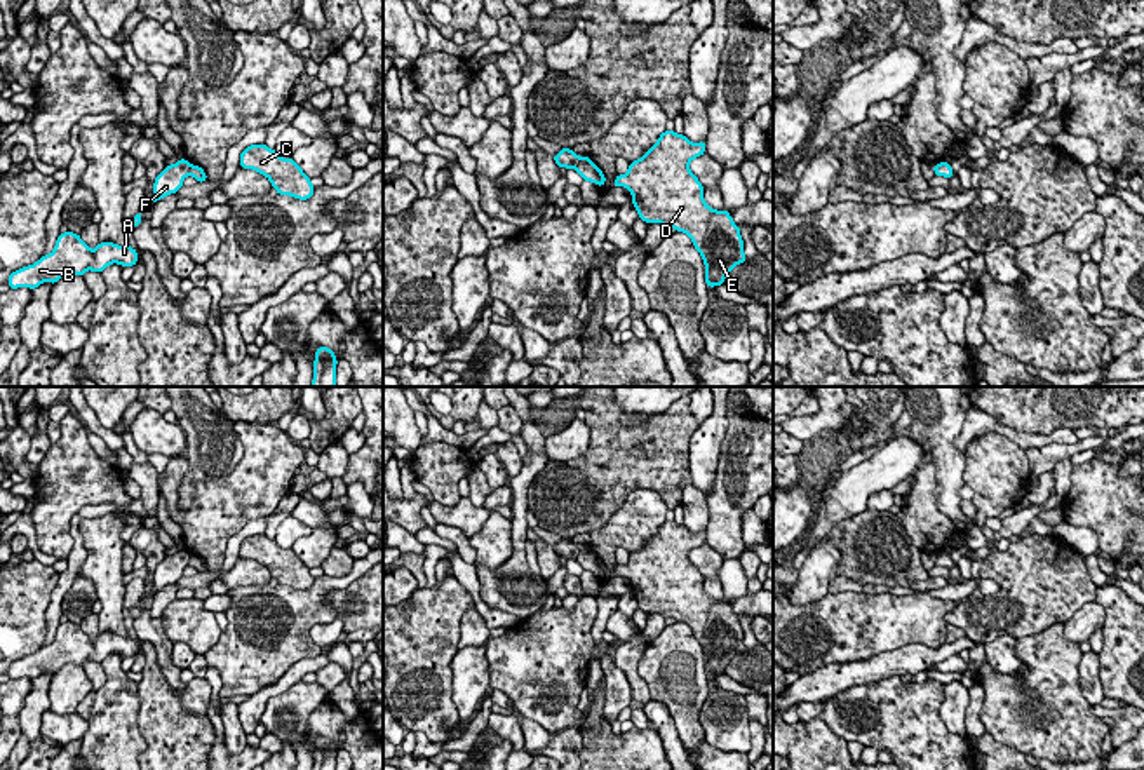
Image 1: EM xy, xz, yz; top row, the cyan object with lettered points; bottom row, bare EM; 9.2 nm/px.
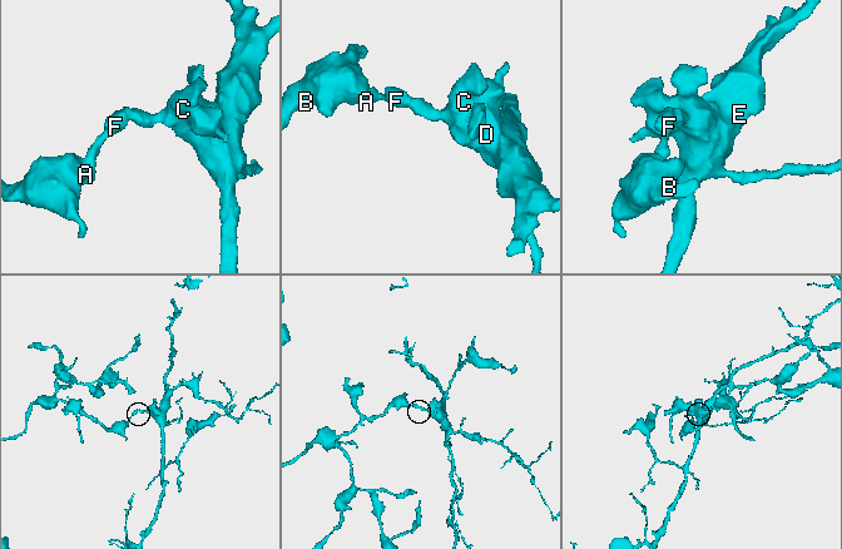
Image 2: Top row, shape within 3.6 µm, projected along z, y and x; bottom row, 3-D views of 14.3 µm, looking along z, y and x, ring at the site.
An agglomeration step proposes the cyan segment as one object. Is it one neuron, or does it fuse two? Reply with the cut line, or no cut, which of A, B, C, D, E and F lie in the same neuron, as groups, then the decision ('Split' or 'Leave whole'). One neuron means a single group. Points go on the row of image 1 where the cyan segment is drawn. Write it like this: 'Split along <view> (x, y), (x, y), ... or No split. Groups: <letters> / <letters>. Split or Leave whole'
Split along xz (580, 157), (575, 168). Groups: A B F / C D E. Split

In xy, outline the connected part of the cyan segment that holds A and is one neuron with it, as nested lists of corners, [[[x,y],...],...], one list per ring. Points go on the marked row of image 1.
[[[59,233],[56,247],[50,254],[42,256],[37,263],[23,267],[9,275],[10,289],[35,289],[45,280],[52,286],[66,274],[84,275],[87,270],[103,272],[108,265],[118,263],[132,267],[138,263],[138,251],[131,246],[117,246],[113,242],[99,242],[92,251],[78,233]]]

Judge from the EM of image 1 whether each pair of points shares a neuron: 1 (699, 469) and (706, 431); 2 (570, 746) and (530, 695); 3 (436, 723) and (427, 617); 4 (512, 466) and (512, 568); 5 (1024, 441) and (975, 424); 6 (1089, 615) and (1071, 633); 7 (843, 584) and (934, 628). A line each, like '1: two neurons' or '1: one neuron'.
1: one neuron
2: two neurons
3: one neuron
4: two neurons
5: one neuron
6: one neuron
7: two neurons

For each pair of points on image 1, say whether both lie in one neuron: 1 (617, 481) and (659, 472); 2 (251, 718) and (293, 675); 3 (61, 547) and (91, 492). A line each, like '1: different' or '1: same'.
1: same
2: same
3: same

